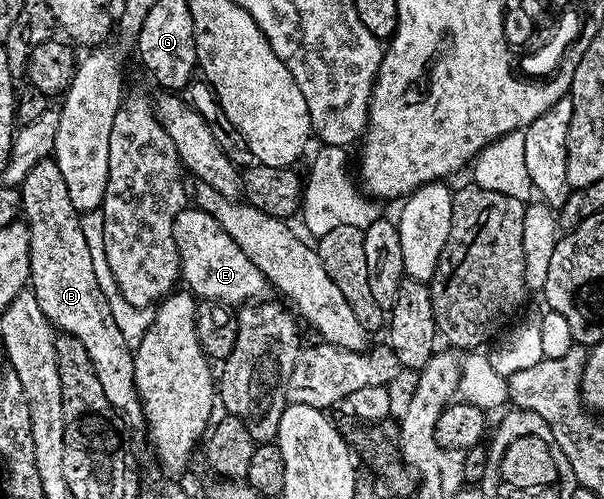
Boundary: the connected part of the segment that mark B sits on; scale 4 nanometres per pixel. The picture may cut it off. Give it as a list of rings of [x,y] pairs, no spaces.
[[[52,157],[43,159],[31,168],[19,189],[23,220],[29,227],[31,244],[28,285],[39,302],[39,307],[54,328],[75,336],[75,340],[79,340],[83,348],[87,348],[87,356],[91,356],[91,364],[95,364],[95,376],[99,376],[99,385],[107,400],[111,400],[117,413],[125,419],[126,427],[133,432],[144,431],[145,410],[141,407],[141,397],[135,384],[134,347],[123,340],[123,332],[119,332],[119,324],[115,324],[115,316],[111,316],[111,304],[95,276],[95,264],[91,260],[91,238],[85,235],[85,230],[81,227],[82,215],[75,204],[71,204],[71,196],[67,196],[67,183],[63,180],[63,172],[59,172],[59,164]]]

